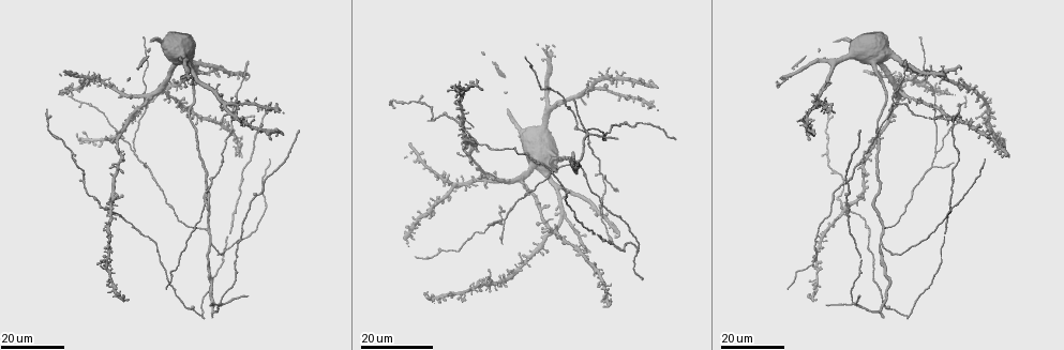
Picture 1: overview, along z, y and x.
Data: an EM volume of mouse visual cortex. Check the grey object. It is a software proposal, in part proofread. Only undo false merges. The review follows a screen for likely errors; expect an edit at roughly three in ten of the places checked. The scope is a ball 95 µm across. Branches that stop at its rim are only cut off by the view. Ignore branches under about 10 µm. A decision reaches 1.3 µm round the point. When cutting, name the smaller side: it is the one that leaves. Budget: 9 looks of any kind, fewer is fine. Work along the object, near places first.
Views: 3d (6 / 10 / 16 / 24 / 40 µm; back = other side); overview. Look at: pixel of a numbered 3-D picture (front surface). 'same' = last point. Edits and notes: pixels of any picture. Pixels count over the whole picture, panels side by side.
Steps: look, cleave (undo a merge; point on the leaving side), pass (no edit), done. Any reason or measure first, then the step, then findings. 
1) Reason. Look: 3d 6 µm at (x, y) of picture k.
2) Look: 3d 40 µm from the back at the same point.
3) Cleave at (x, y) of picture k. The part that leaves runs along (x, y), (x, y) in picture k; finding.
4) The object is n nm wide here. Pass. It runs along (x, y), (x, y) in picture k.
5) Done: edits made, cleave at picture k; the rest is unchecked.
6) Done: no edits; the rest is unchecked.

Side arm on a straight run. Look: 3d 24 µm at (210, 244) of picture 1.

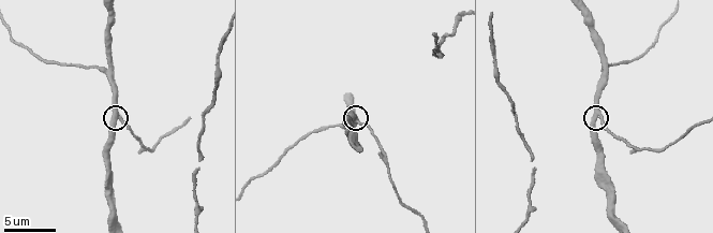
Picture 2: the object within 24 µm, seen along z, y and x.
Look: 3d 6 µm at (114, 115) of picture 2.

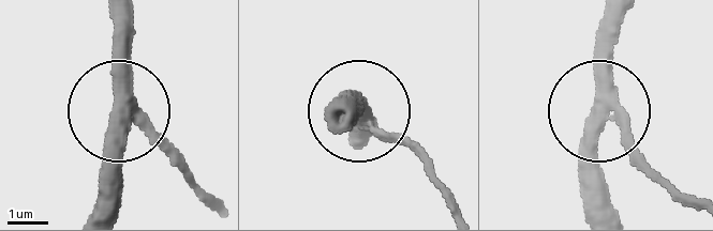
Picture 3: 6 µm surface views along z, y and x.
The object is 360 nm wide here. Pass. It runs along (114, 9), (121, 111), (196, 189) in picture 3; all the same neuron.

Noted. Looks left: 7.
Three arms meet. Look: 3d 16 µm at (109, 209) of picture 1.

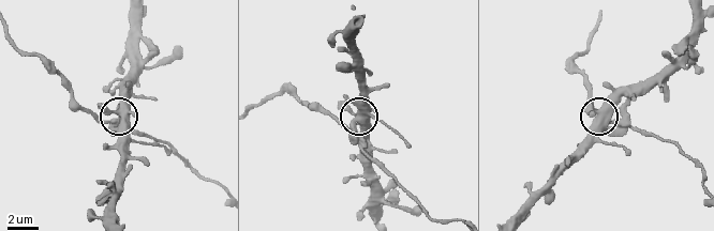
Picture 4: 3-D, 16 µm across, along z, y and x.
Look: 3d 10 µm at (122, 115) of picture 4.

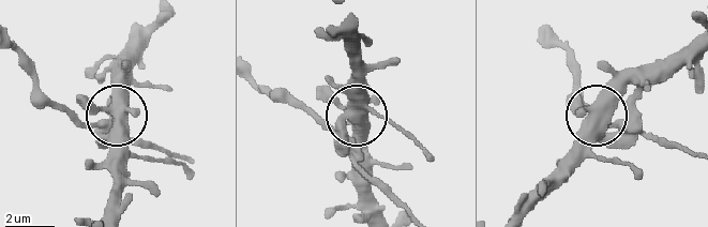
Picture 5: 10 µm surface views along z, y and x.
The object is 420 nm wide here. Pass. Continuous, no second neuron.

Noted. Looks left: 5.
Look: 3d 16 µm at (601, 70) of picture 2.

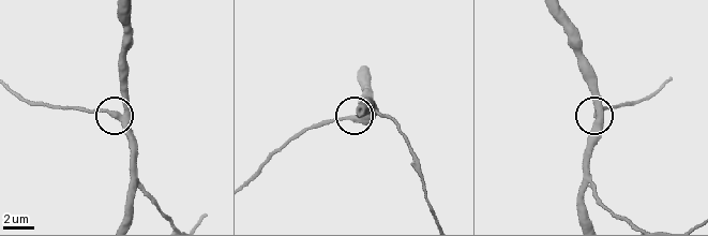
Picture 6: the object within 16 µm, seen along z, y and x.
The side arm is 88 µm long. Pass. Continuous, no second neuron.

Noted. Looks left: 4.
Branch point. Look: 3d 24 µm at (135, 153) of picture 1.

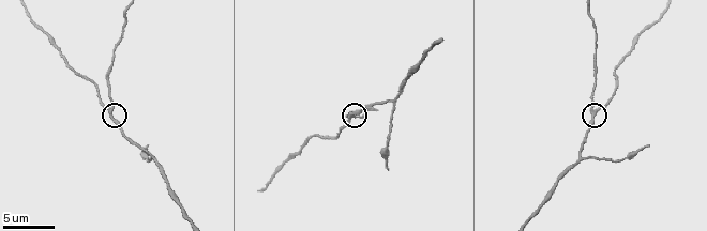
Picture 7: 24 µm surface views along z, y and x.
Look: 3d 10 µm at (594, 112) of picture 7.

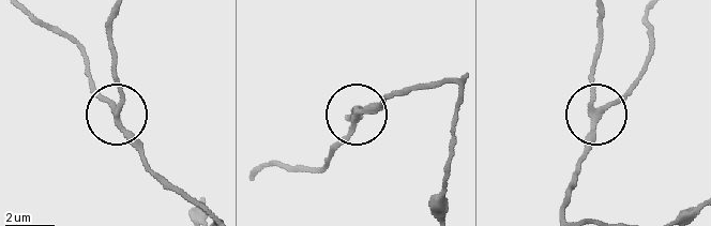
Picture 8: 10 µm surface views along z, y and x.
3 arms meet here. Pass. It runs along (209, 215), (153, 172), (88, 76) in picture 8; all the same neuron.

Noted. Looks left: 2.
Done: no edits; the rest is unchecked.

